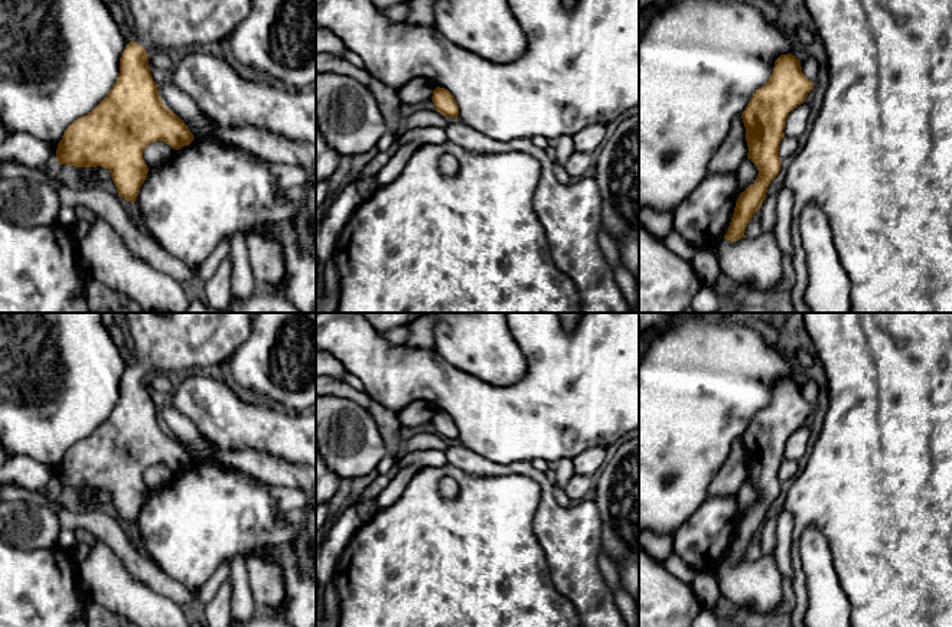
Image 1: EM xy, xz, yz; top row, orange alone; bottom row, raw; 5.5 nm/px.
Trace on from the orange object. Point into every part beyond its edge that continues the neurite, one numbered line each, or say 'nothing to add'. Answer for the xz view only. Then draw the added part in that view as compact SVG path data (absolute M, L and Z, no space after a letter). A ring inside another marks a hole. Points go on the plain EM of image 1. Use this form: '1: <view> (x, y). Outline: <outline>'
nothing to add

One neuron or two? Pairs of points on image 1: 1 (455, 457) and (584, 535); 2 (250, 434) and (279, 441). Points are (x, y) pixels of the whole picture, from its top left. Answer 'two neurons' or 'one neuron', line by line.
1: one neuron
2: one neuron

